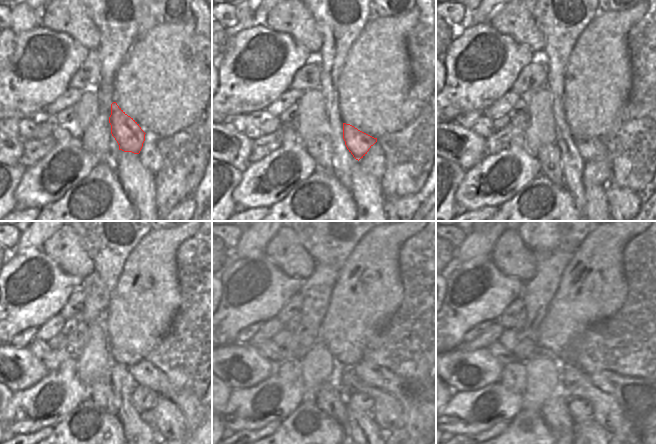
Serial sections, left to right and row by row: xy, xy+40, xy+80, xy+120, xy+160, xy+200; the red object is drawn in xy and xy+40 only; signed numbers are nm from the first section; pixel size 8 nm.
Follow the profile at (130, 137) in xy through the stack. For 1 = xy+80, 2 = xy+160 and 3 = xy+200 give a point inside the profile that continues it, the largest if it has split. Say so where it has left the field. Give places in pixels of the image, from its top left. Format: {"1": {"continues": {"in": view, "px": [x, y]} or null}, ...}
{"1": {"continues": {"in": "xy+80", "px": [589, 148]}}, "2": {"continues": {"in": "xy+160", "px": [415, 399]}}, "3": {"continues": {"in": "xy+200", "px": [639, 399]}}}

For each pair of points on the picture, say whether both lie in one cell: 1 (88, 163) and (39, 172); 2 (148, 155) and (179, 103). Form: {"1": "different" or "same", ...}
{"1": "same", "2": "different"}

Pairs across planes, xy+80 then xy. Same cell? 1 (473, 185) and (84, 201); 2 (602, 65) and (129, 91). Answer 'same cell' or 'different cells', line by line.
1: different cells
2: same cell

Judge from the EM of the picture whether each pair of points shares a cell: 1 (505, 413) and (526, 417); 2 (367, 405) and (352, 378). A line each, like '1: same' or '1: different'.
1: different
2: different

